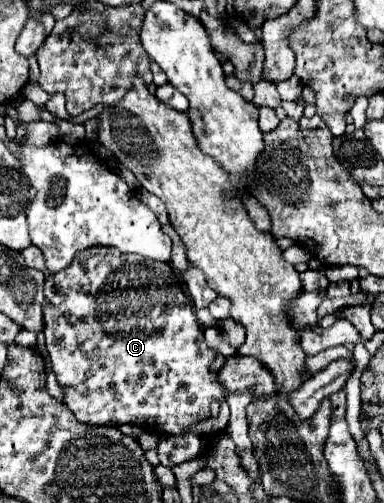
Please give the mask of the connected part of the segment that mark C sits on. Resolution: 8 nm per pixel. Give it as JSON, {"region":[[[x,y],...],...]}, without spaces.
{"region":[[[93,246],[83,252],[79,252],[73,262],[57,272],[51,274],[45,280],[45,302],[43,302],[43,320],[45,320],[45,338],[47,338],[47,352],[51,358],[51,368],[57,376],[57,382],[65,386],[65,406],[75,414],[77,420],[83,424],[103,426],[107,422],[117,424],[135,424],[143,426],[147,430],[159,432],[159,434],[183,434],[187,428],[199,424],[201,420],[211,416],[211,404],[213,402],[225,402],[227,392],[225,386],[219,382],[217,372],[211,372],[211,364],[217,358],[217,352],[213,352],[203,338],[203,328],[197,322],[197,316],[193,312],[193,304],[185,290],[181,288],[177,272],[167,262],[147,260],[143,256],[135,254],[123,254],[117,248],[105,248],[105,246]]]}

